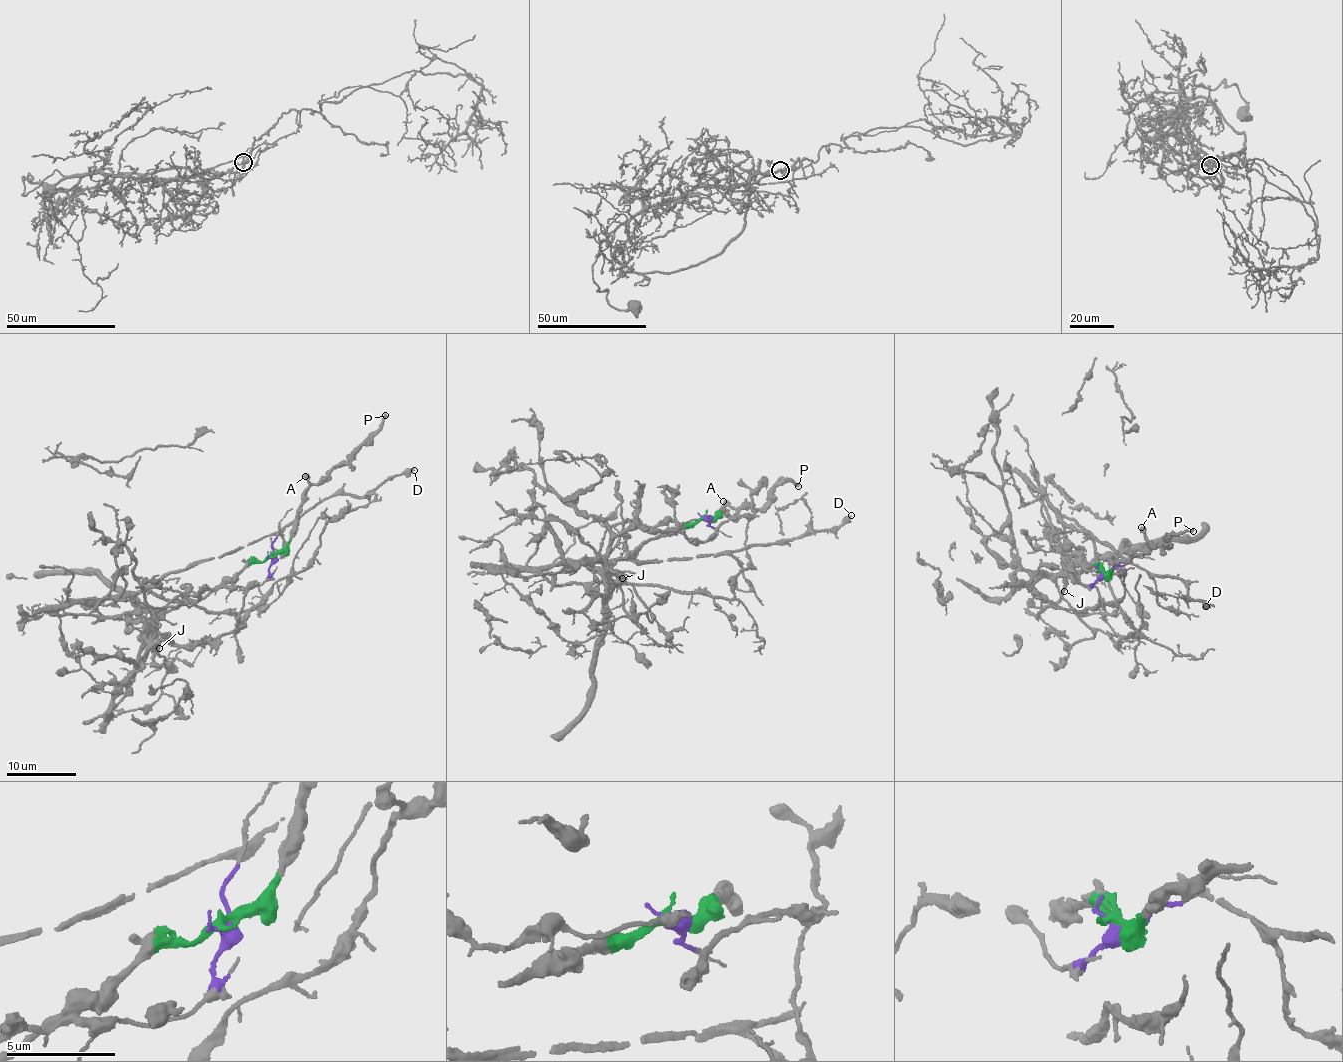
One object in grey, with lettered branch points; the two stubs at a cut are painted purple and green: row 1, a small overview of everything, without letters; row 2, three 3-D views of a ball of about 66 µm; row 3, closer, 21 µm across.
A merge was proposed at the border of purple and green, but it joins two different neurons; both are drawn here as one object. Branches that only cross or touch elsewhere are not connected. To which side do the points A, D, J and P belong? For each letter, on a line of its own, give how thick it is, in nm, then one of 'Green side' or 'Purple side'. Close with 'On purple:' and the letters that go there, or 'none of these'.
A: Thickness 500 nm. Green side
D: Thickness 400 nm. Purple side
J: Thickness 110 nm. Purple side
P: Thickness 360 nm. Green side
On purple: D, J

